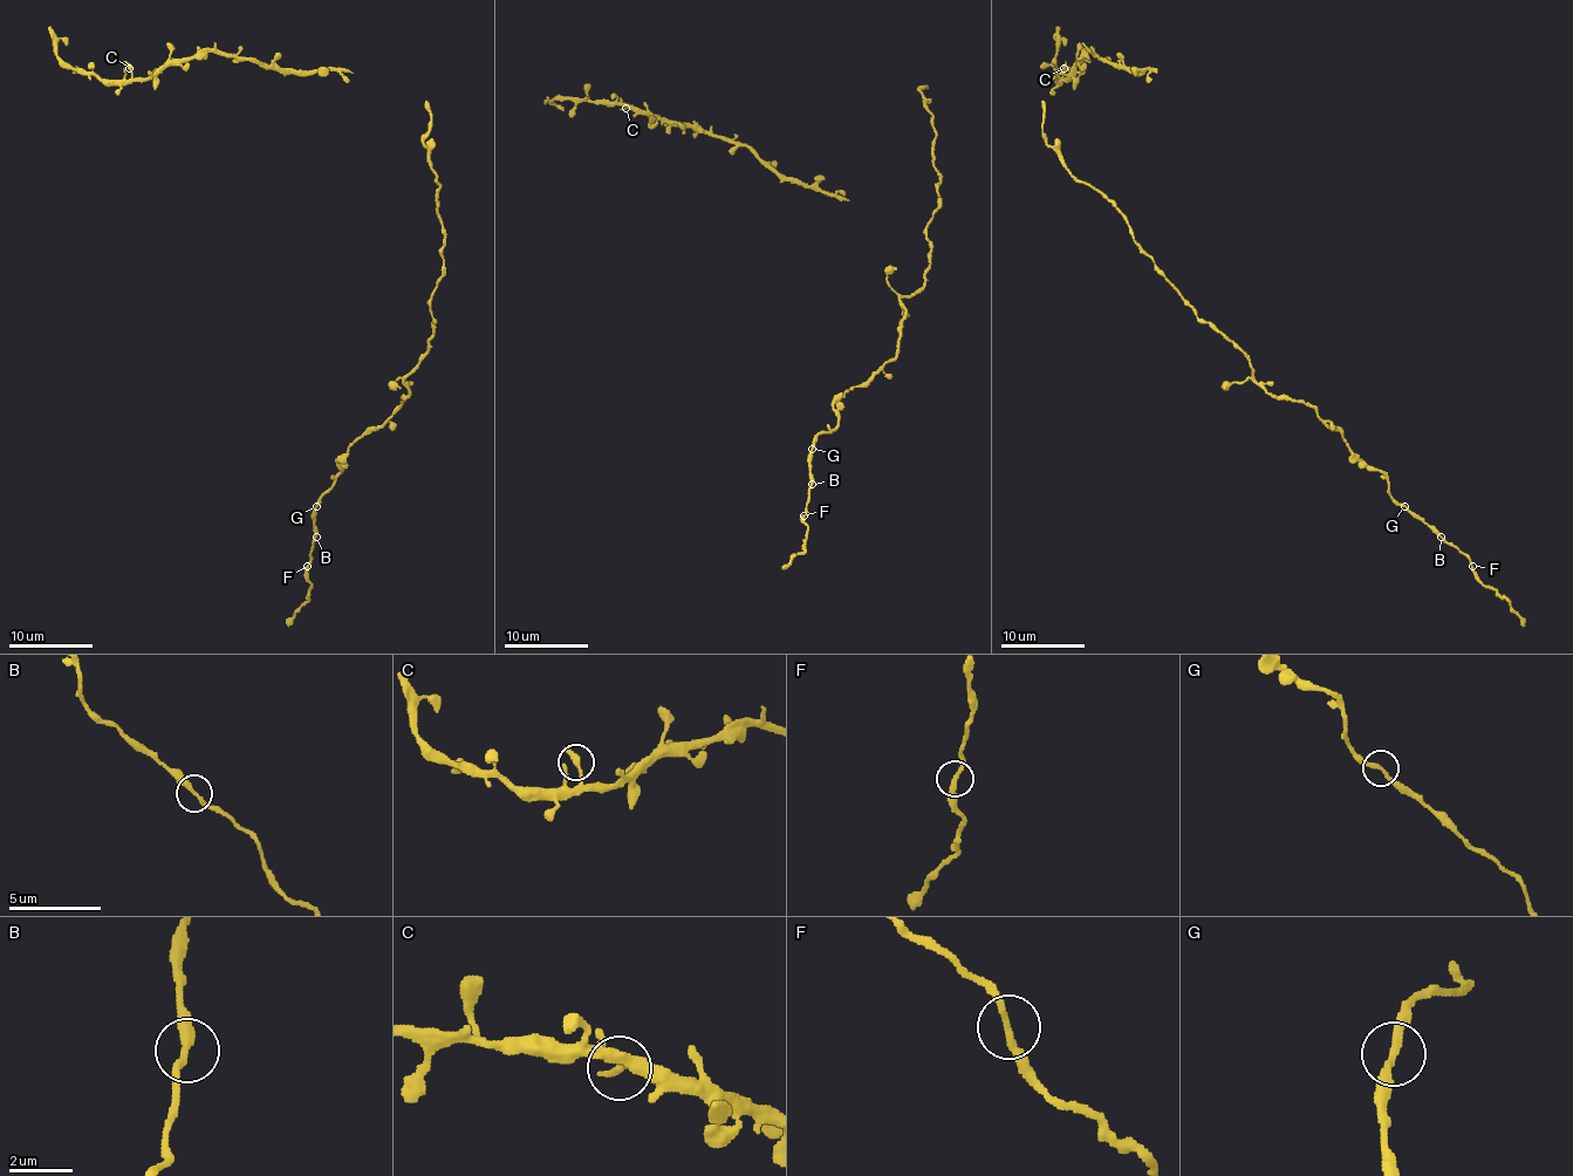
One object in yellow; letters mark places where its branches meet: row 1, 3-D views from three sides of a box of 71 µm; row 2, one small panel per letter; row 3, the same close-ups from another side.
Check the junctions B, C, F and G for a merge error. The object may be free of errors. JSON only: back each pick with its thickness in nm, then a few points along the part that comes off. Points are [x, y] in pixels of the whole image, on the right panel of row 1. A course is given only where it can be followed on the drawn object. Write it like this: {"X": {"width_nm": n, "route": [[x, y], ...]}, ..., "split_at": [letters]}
{"split_at": []}

